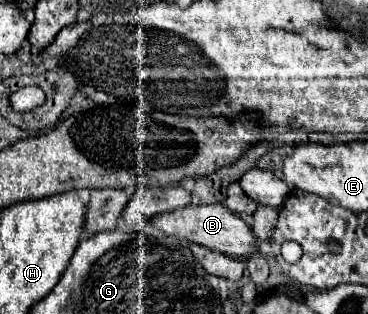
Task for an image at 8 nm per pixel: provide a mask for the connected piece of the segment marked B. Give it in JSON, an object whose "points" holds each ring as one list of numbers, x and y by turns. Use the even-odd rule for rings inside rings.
{"points":[[188,205,184,209,176,209,172,213,164,213,152,221,154,227,164,231,166,235,176,235,178,239,186,239,190,243,198,243,208,247,216,253,236,257,236,259,250,259,258,251,258,239,252,227,234,211,226,209,224,205]]}

